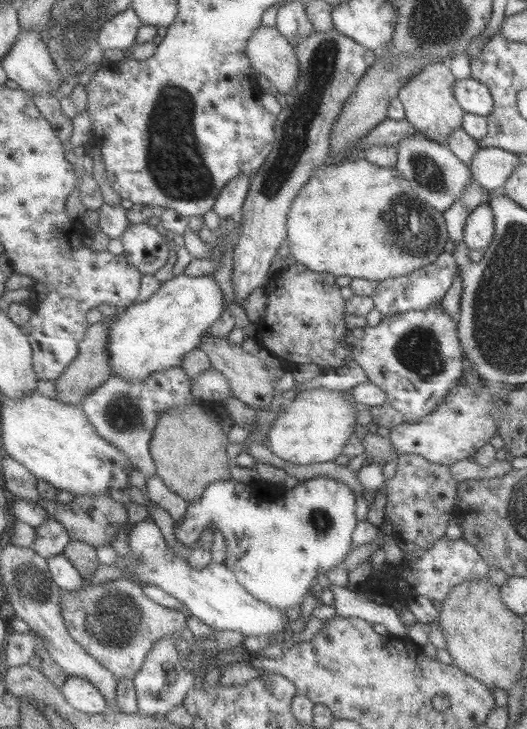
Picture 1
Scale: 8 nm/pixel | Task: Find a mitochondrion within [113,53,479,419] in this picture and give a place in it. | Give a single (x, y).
(175, 163)

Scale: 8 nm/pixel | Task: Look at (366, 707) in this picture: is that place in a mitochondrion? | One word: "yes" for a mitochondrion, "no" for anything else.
yes

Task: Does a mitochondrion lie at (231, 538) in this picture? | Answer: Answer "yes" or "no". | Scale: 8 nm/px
no

